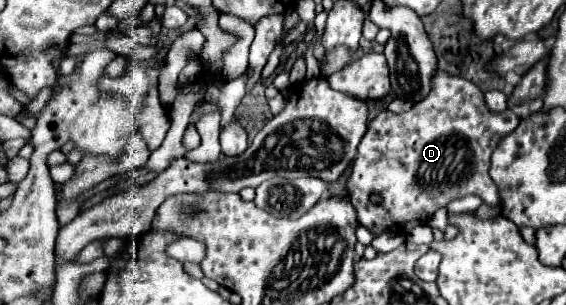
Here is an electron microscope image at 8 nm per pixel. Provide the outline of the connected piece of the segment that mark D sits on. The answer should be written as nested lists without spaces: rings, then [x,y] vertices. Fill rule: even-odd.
[[[437,70],[431,78],[431,92],[425,100],[421,100],[419,104],[415,104],[411,110],[403,114],[393,114],[389,110],[383,110],[369,124],[359,144],[359,150],[347,180],[347,190],[357,210],[359,224],[367,226],[375,234],[381,234],[387,230],[407,234],[407,230],[411,230],[413,226],[425,224],[439,208],[447,206],[449,200],[463,198],[465,194],[477,194],[487,204],[499,204],[495,182],[491,182],[491,176],[489,176],[491,154],[499,144],[499,138],[515,130],[517,124],[519,124],[519,116],[513,110],[505,110],[499,114],[489,112],[483,100],[483,92],[473,82]],[[371,194],[379,194],[383,202],[371,204],[369,202]]]

